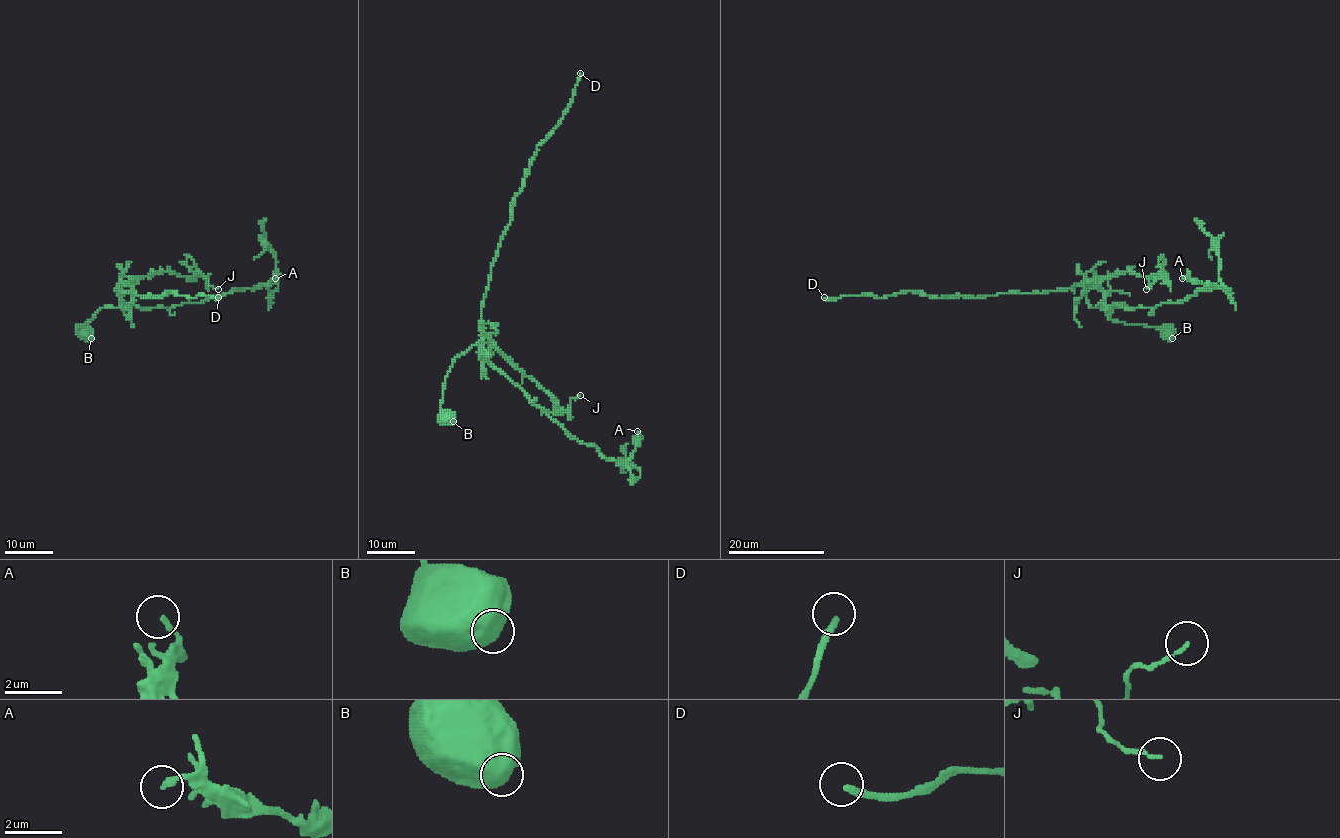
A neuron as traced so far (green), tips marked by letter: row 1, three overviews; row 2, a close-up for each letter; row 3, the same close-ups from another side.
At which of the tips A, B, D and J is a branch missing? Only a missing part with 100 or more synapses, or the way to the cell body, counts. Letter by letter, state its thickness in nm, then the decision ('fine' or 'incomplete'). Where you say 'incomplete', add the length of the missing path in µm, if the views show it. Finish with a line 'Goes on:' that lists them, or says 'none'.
A: calibre 180 nm; fine
B: calibre 1100 nm; fine
D: calibre 240 nm; fine
J: calibre 120 nm; fine
Goes on: none

